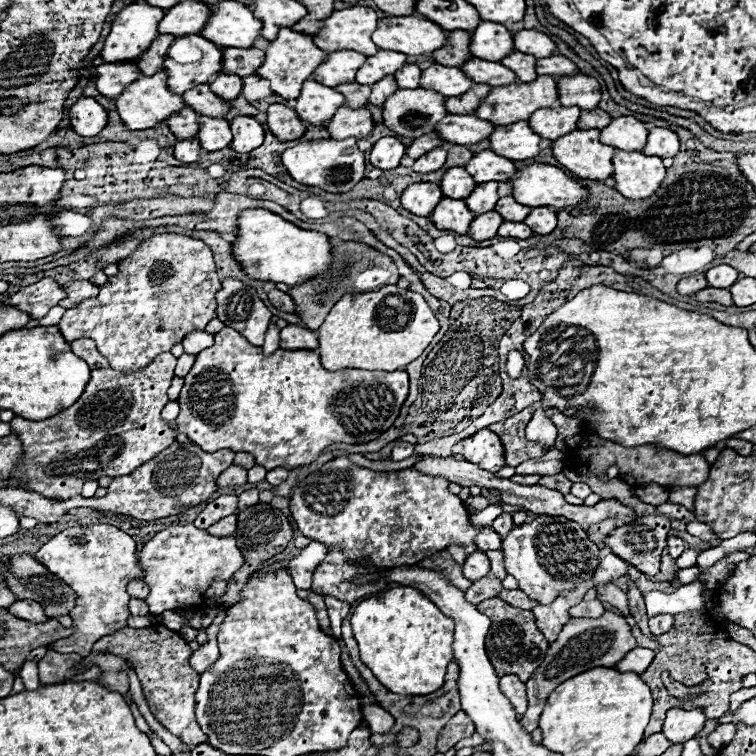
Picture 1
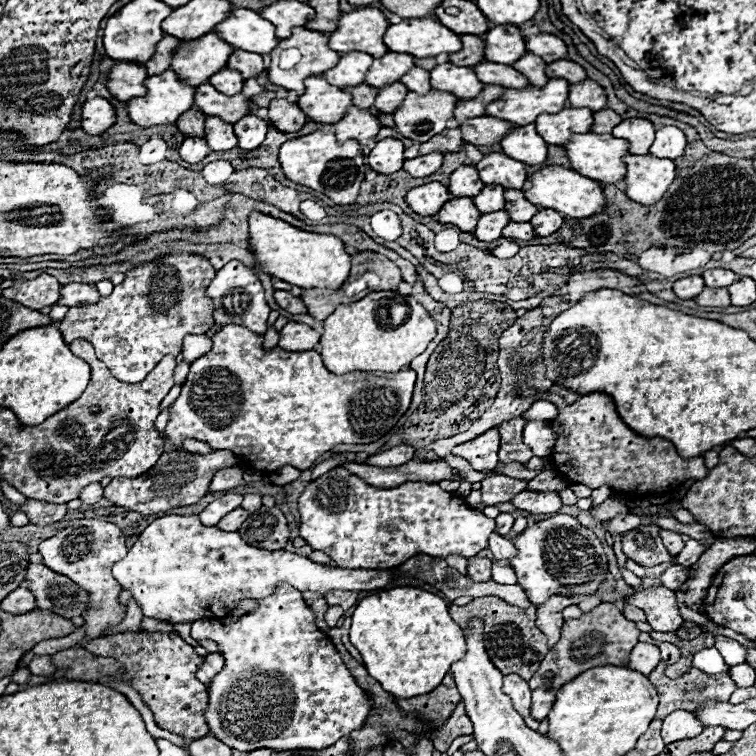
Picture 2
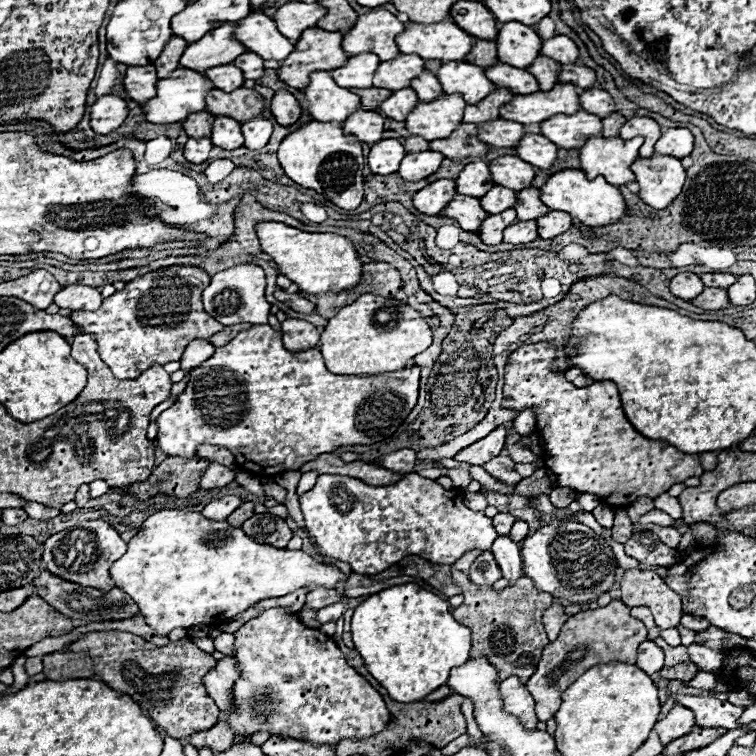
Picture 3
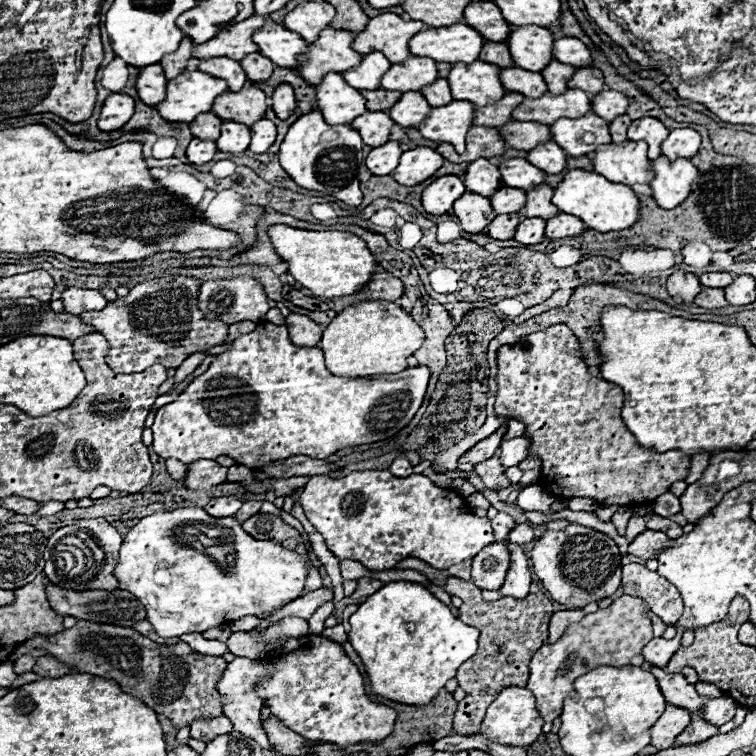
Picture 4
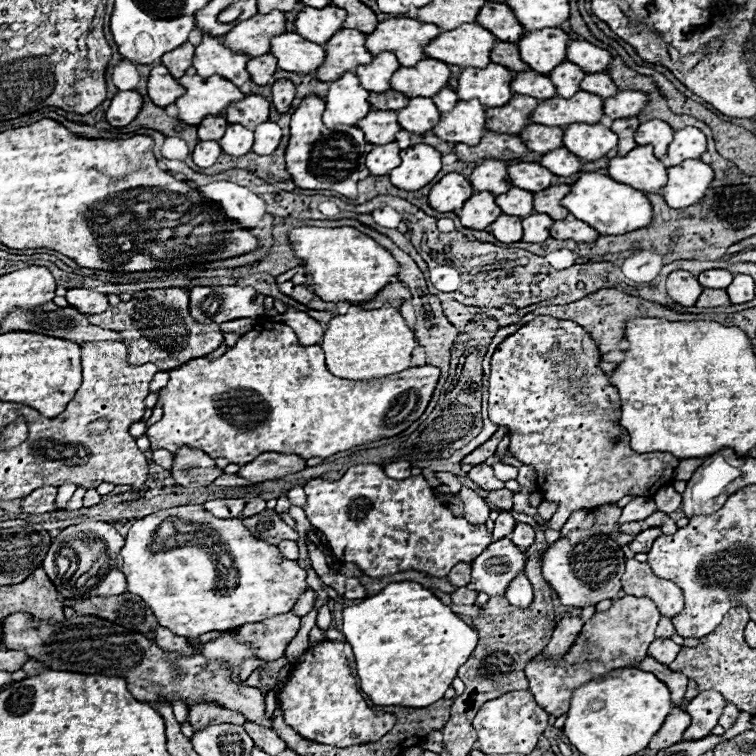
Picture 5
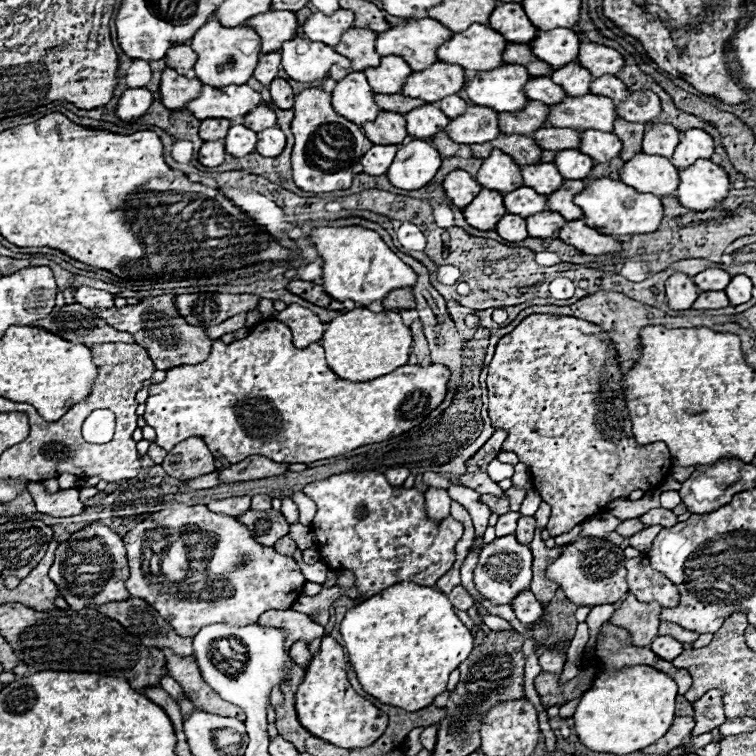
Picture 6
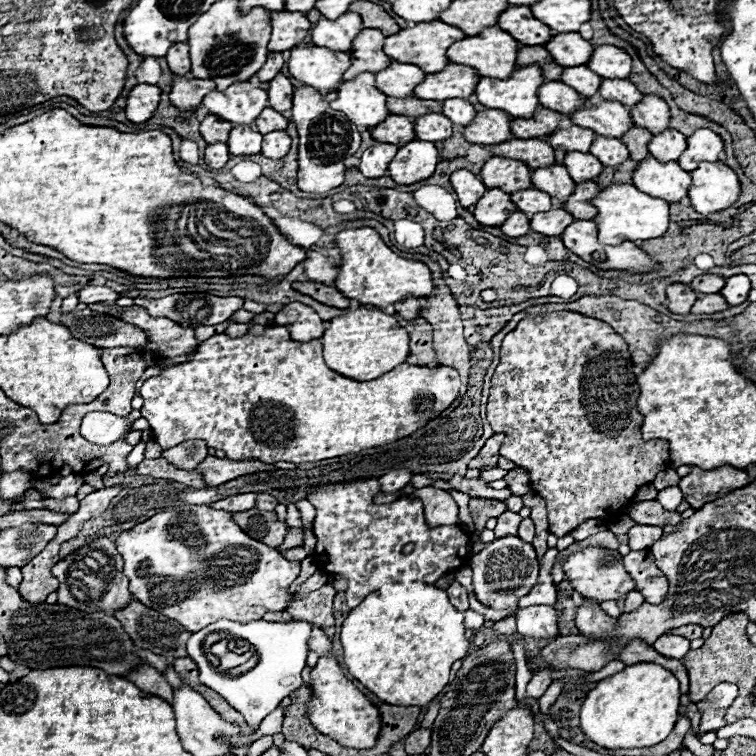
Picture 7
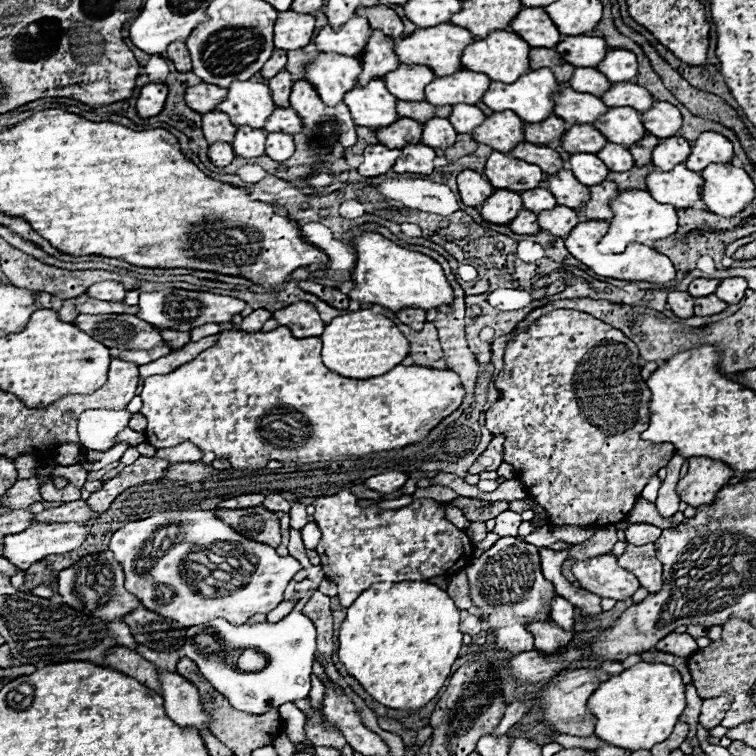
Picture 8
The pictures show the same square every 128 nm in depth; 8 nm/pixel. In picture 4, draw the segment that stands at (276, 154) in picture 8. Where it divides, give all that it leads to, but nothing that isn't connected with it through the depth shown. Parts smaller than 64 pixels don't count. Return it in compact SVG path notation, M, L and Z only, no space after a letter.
M262 118L250 126L250 150L254 154L264 154L264 150L268 150L272 146L274 138L276 138L274 122Z

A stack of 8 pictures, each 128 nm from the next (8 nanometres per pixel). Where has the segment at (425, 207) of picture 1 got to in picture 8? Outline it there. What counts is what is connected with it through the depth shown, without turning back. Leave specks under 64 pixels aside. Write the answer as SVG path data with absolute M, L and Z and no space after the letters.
M462 170L456 180L460 198L466 206L478 206L480 202L484 202L484 198L488 198L488 194L492 194L492 186L486 182L482 174L474 170Z

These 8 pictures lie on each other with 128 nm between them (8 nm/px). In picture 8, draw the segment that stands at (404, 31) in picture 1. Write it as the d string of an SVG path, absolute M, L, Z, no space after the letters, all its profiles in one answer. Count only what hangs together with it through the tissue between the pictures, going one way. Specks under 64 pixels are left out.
M494 30L484 40L474 40L462 52L462 66L486 74L496 82L516 82L528 72L530 46L508 30Z

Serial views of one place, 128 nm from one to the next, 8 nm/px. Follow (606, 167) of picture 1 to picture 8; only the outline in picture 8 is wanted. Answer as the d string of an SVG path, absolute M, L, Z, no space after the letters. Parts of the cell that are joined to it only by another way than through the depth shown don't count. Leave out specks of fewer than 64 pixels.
M684 164L668 172L652 170L646 176L646 190L652 198L662 204L672 204L674 208L688 208L692 202L700 200L702 184L704 180L696 172L686 170Z

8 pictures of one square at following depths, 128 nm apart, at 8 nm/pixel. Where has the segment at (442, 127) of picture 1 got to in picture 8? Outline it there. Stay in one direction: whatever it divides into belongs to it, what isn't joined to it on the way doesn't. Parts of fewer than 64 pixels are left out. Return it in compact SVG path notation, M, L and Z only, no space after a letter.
M590 124L588 126L572 126L560 138L562 148L570 154L576 154L576 152L596 154L604 146L604 142L606 142L606 138Z

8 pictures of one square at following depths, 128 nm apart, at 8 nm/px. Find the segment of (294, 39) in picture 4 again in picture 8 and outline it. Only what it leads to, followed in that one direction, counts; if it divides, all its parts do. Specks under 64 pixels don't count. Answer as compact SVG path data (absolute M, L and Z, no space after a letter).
M318 54L312 62L306 62L306 80L316 88L326 106L336 106L338 102L342 102L344 94L356 86L360 70L362 66L358 58L348 58L342 54Z

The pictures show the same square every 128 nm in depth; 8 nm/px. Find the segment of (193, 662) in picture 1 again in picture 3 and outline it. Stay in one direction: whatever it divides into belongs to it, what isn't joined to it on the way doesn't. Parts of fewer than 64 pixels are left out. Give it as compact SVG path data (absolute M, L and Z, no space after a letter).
M230 656L218 660L216 666L204 676L204 686L220 710L232 710L232 684L236 680L238 670L234 668L234 660Z

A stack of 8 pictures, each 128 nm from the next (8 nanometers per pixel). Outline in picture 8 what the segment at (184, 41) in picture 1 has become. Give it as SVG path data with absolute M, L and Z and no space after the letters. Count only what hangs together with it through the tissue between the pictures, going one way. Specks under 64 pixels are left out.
M292 10L278 12L274 24L274 44L278 50L300 50L314 36L314 18L310 14L298 14Z

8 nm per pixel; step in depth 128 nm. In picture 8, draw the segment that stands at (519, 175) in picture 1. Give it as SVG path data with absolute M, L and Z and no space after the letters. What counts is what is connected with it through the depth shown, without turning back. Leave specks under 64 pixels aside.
M622 190L616 194L616 198L612 198L610 208L614 216L608 220L608 234L600 240L600 250L604 252L622 252L630 242L652 244L656 240L668 238L678 228L678 216L674 206L656 202L646 190Z

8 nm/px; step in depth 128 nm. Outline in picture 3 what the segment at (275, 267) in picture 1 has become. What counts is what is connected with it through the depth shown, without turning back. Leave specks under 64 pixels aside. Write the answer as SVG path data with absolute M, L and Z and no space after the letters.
M258 222L256 234L260 238L262 252L272 258L272 262L278 266L278 272L290 278L294 284L300 286L300 290L308 294L322 294L322 292L338 294L340 290L356 286L360 280L362 262L358 260L352 242L340 234L302 232L282 222Z

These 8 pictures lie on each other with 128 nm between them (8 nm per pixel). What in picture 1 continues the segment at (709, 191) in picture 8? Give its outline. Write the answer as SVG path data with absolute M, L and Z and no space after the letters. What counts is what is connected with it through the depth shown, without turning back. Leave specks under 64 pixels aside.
M618 150L612 158L612 164L614 164L614 188L626 196L626 198L632 198L632 200L642 200L642 198L648 198L656 192L656 186L660 186L660 182L664 180L664 174L666 174L666 168L662 166L662 158L658 156L646 156L642 152L624 152L624 150Z

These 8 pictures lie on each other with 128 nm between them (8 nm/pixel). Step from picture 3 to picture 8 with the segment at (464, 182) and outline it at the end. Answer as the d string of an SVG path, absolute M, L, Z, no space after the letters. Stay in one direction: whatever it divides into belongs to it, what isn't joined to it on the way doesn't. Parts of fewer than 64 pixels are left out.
M502 152L490 154L490 158L486 160L484 174L494 188L516 190L516 192L538 188L544 178L544 172L538 166L522 162Z

